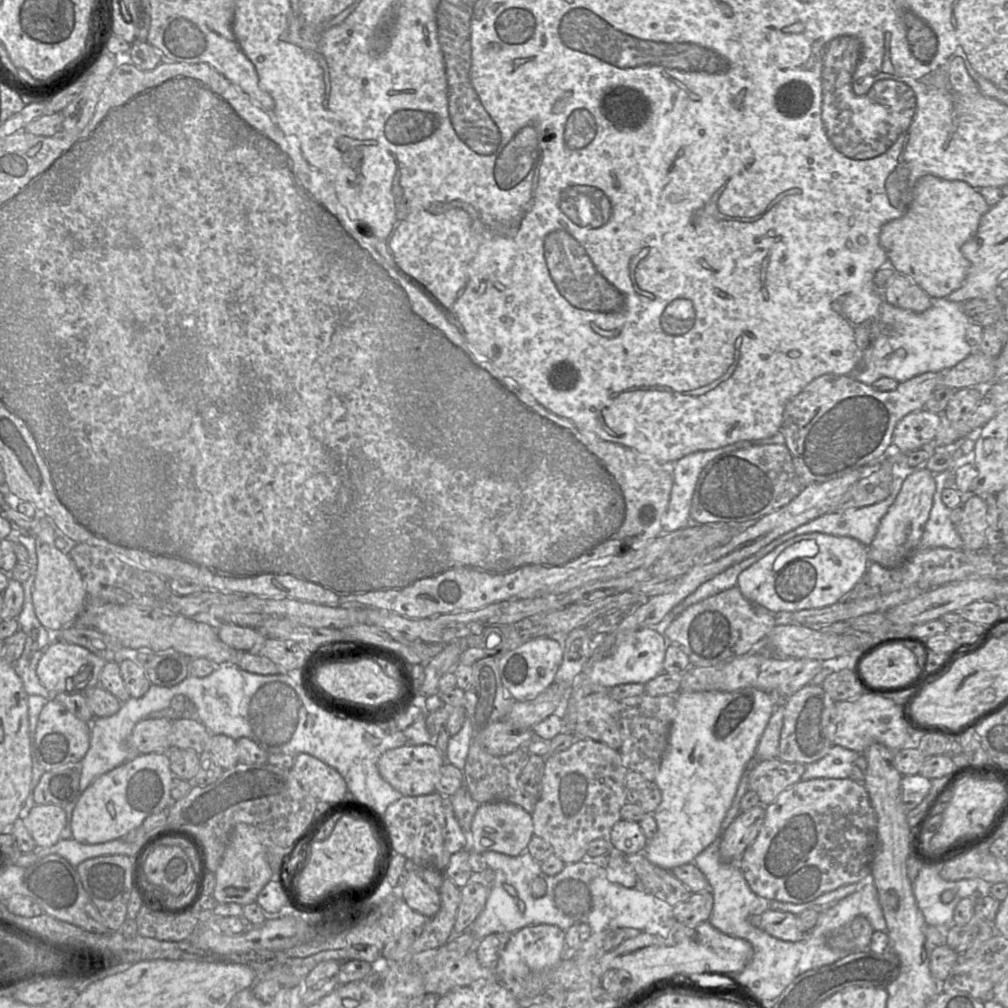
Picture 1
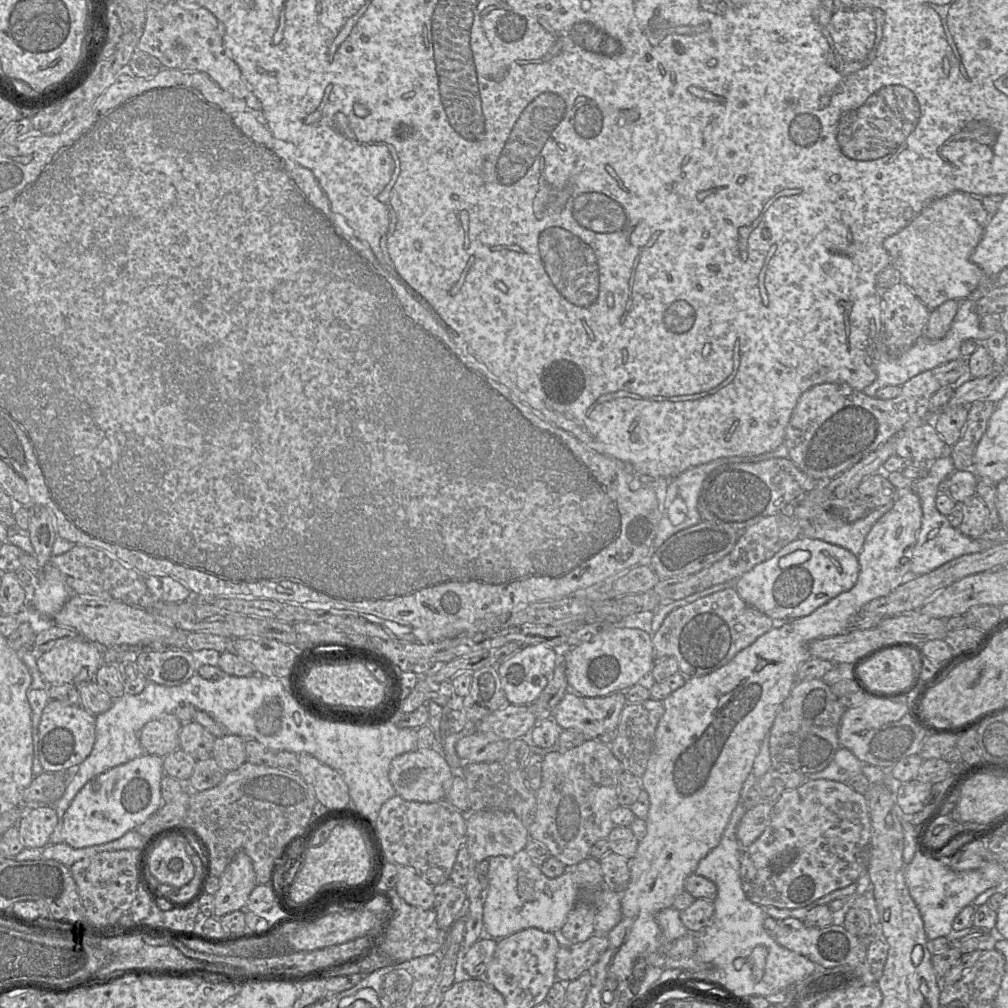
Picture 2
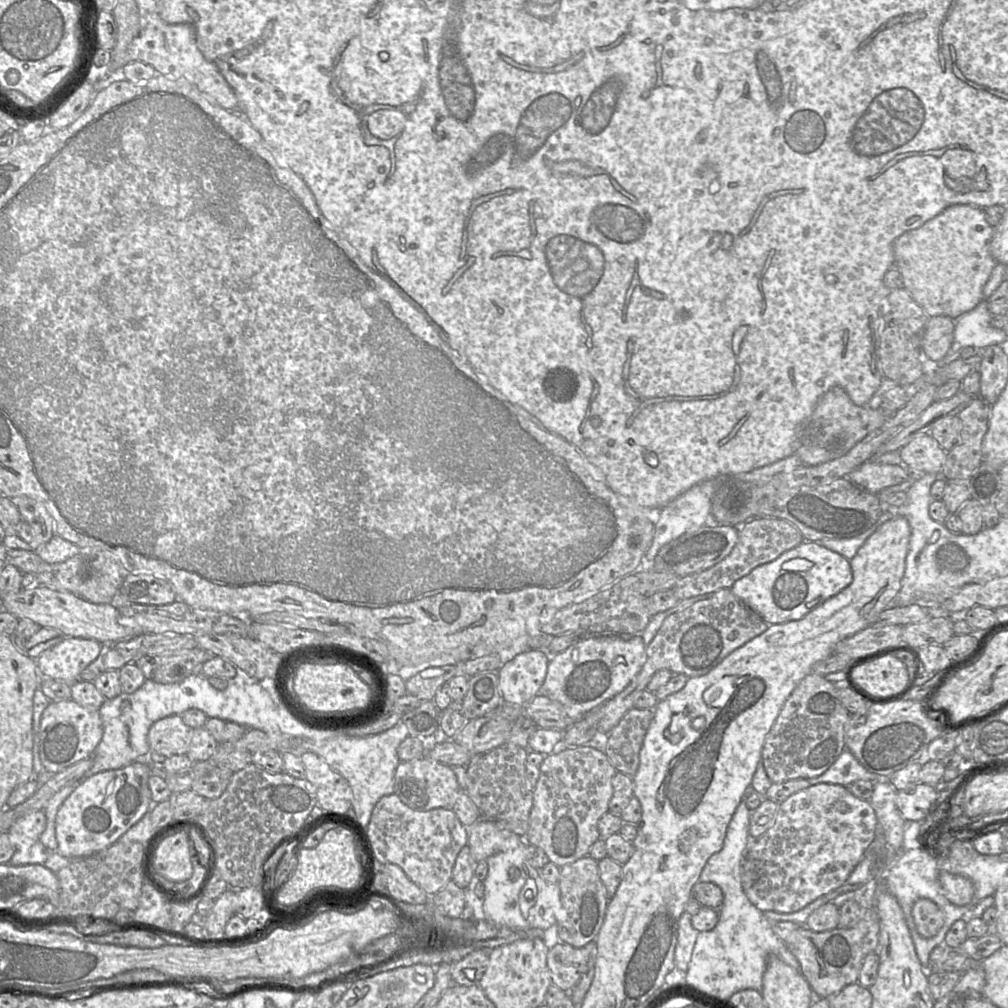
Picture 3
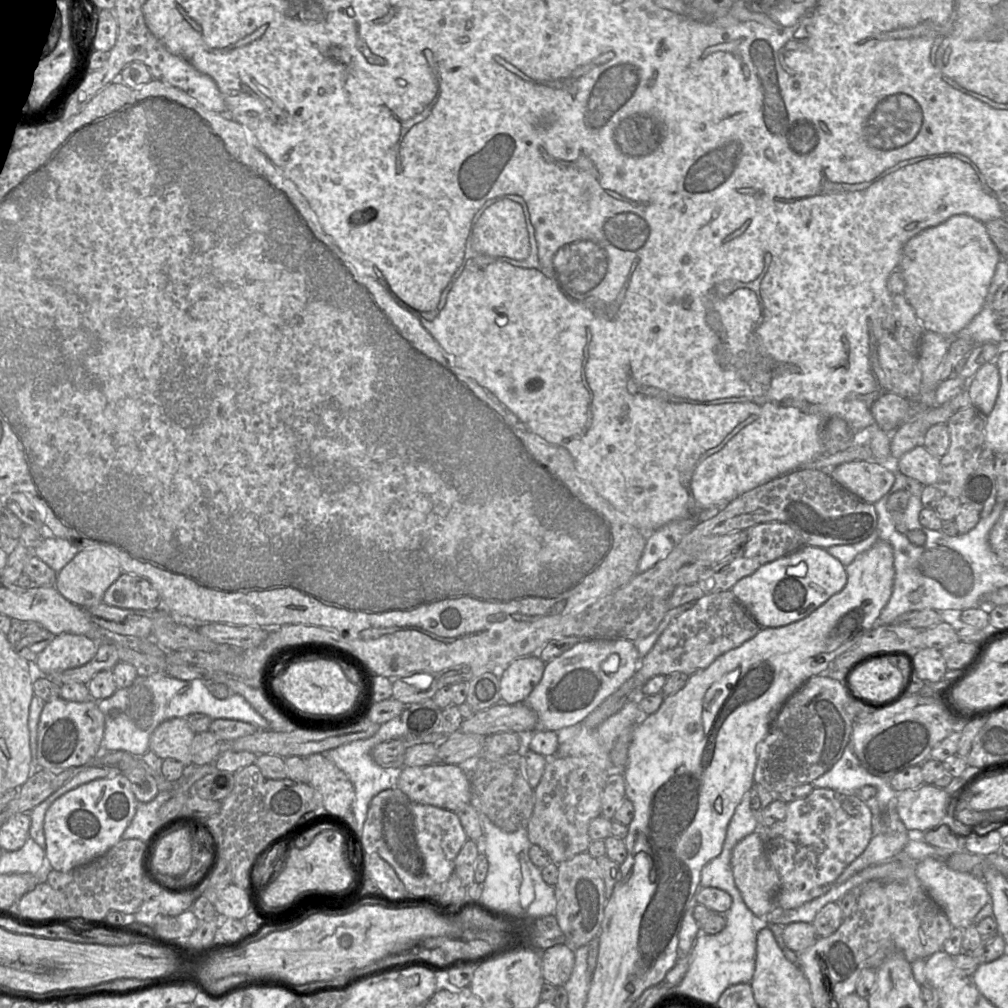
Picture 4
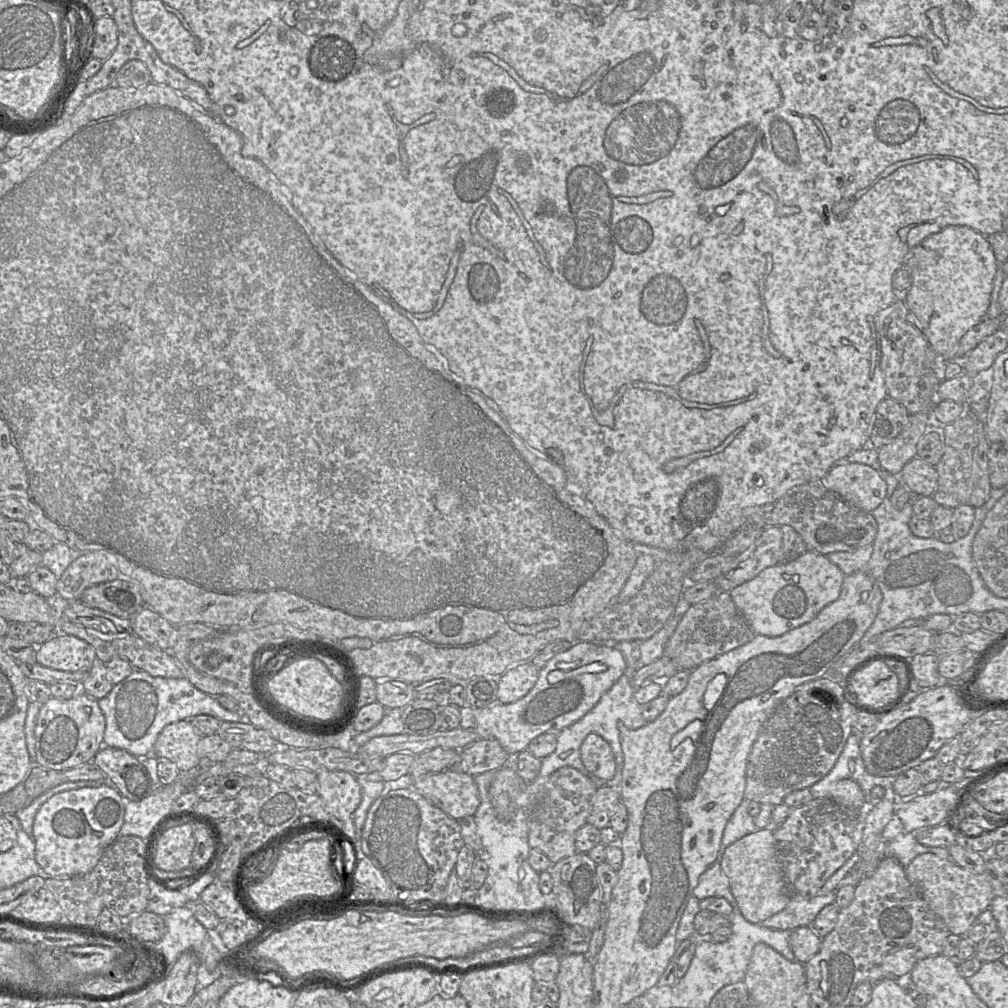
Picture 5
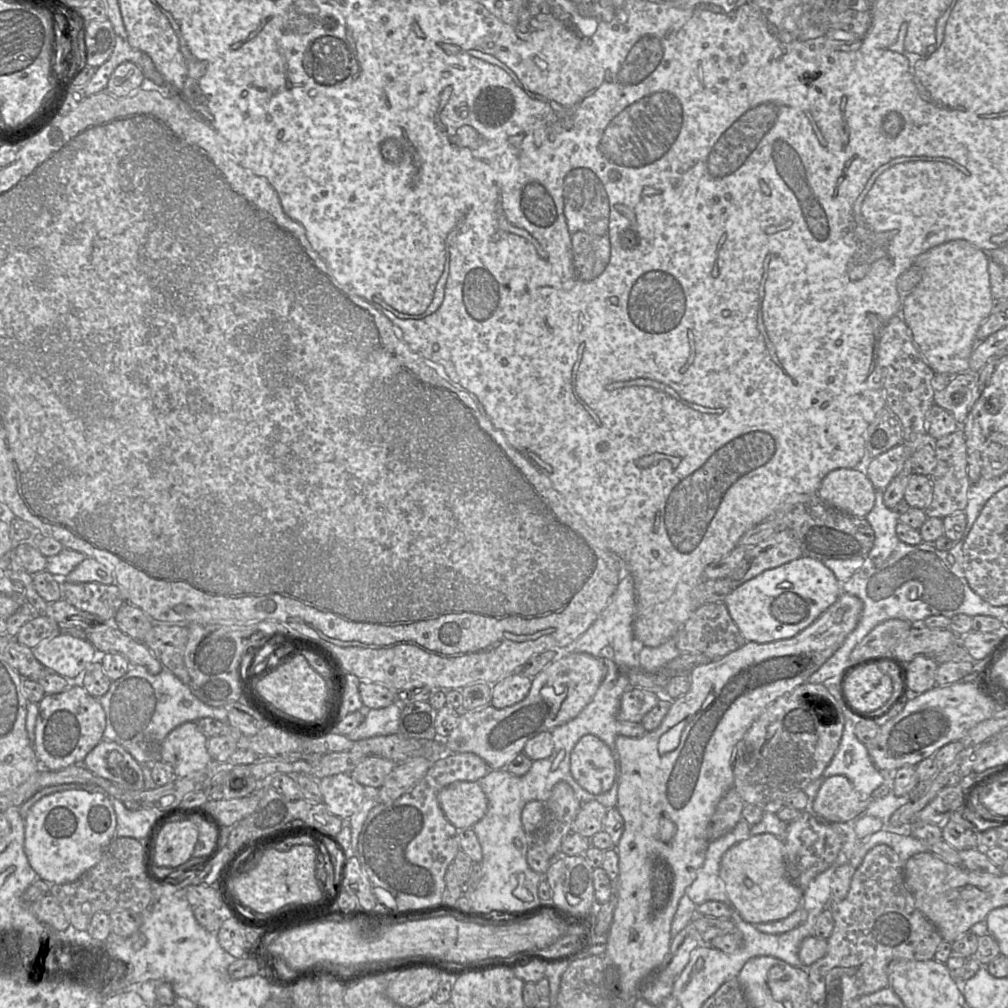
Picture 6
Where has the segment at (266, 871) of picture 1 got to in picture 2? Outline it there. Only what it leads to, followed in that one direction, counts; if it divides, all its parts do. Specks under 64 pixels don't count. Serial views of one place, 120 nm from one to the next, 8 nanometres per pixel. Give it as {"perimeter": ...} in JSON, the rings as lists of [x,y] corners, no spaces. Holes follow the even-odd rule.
{"perimeter":[[[238,852],[220,878],[220,888],[214,895],[214,916],[245,909],[251,891],[257,886],[250,857]]]}

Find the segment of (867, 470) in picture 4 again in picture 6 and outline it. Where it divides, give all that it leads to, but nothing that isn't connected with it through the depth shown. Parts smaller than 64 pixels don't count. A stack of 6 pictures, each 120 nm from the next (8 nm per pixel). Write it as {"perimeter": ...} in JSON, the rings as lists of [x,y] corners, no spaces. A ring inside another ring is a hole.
{"perimeter":[[[839,468],[828,473],[817,494],[826,504],[865,518],[875,504],[876,490],[865,473],[856,468]]]}

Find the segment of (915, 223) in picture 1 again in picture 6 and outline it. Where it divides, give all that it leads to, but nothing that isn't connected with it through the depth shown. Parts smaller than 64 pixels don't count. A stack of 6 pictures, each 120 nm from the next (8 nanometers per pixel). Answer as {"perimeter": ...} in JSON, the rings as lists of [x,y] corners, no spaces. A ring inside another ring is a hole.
{"perimeter":[[[966,240],[936,245],[919,255],[914,265],[921,270],[921,280],[902,301],[901,316],[910,328],[913,341],[923,361],[936,373],[952,376],[969,370],[971,353],[977,345],[977,331],[990,315],[995,300],[991,294],[988,254]]]}

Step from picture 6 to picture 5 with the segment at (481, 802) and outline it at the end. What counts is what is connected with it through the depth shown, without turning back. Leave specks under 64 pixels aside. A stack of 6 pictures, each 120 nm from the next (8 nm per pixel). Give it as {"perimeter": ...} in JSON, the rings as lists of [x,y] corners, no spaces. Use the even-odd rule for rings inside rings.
{"perimeter":[[[448,769],[425,775],[412,779],[411,786],[455,820],[473,816],[480,805],[474,777],[463,772]]]}

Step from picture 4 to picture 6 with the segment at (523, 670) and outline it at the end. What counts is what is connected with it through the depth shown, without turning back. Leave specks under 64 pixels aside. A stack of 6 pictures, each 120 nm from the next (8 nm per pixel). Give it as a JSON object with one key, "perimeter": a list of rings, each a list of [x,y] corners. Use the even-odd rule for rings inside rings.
{"perimeter":[[[510,674],[492,684],[491,703],[496,709],[503,709],[522,701],[529,693],[530,677]]]}

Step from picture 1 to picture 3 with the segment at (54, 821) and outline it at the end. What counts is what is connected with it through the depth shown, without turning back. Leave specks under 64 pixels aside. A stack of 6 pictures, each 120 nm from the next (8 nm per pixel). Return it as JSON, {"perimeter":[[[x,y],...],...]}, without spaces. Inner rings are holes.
{"perimeter":[[[37,810],[19,817],[7,831],[15,851],[27,850],[45,830],[47,818],[44,810]]]}

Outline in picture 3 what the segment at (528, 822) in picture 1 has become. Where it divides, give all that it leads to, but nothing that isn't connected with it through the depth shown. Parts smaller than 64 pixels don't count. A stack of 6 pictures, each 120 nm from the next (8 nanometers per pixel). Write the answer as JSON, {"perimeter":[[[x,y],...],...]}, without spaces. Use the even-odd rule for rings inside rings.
{"perimeter":[[[480,819],[466,828],[467,845],[477,863],[496,853],[516,848],[524,838],[494,821],[486,819]]]}

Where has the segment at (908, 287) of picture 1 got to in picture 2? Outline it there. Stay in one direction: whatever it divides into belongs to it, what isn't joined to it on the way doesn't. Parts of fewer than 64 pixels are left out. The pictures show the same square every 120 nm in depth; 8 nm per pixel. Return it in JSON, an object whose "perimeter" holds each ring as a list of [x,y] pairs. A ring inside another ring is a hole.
{"perimeter":[[[902,282],[882,292],[881,342],[889,358],[900,358],[924,335],[931,311]]]}

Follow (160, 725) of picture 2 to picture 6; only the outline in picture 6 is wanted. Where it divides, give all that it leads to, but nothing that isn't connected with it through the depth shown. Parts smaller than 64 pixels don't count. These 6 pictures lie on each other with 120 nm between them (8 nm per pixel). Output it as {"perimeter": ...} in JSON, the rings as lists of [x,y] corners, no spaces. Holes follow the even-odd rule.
{"perimeter":[[[196,722],[183,723],[164,739],[161,760],[172,766],[175,777],[186,777],[200,771],[212,761],[207,740]]]}

